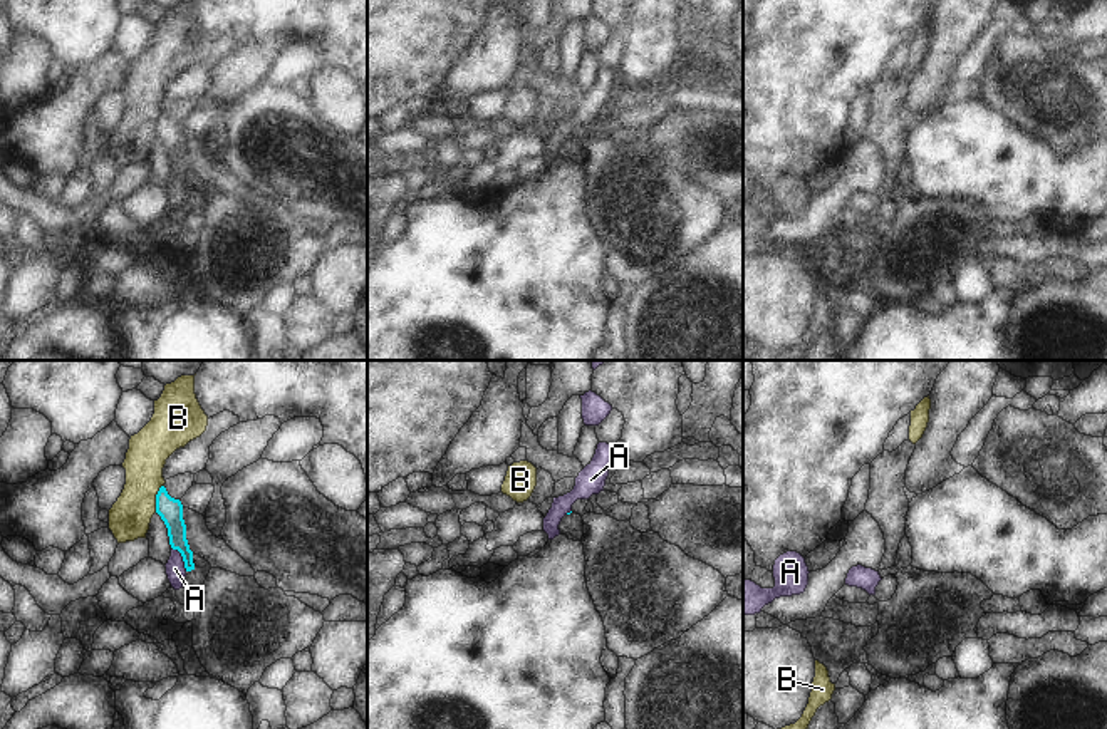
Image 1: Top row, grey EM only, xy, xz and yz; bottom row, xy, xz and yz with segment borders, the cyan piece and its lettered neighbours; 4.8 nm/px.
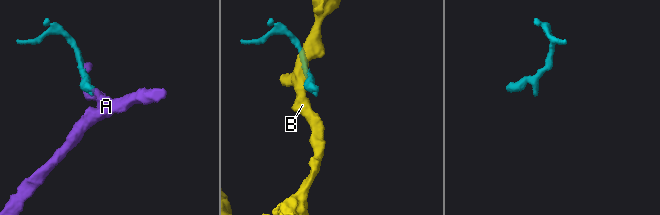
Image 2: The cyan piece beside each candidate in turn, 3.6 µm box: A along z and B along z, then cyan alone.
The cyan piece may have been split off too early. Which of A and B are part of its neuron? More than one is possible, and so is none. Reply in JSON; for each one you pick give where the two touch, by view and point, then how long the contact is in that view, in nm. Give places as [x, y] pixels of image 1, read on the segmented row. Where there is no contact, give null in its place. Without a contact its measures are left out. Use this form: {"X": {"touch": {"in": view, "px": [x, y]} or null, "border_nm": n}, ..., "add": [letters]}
{"add": []}

